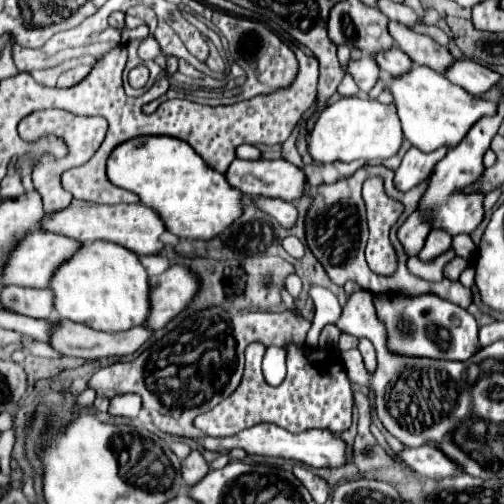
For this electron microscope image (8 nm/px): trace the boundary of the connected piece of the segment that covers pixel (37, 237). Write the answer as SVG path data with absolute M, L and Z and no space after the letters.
M35 230L25 240L21 240L21 244L11 254L11 258L7 262L7 268L1 276L1 284L5 284L5 286L17 284L17 286L29 286L29 288L47 288L49 280L53 278L53 272L61 264L65 264L65 260L71 260L73 254L77 252L77 248L81 248L81 246L83 244L77 244L77 240L69 240L67 236L57 236L53 232Z

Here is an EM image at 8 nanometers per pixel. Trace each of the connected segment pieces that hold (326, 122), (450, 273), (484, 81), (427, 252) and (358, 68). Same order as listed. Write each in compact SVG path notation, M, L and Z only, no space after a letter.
M357 96L341 98L339 102L329 104L327 110L321 112L311 138L307 140L311 158L321 164L331 164L335 160L381 162L393 158L403 146L401 122L397 120L395 108L397 106L393 102L381 104L379 100L361 100Z
M455 256L455 258L445 266L445 276L447 276L447 278L451 278L451 280L457 280L457 278L459 278L459 274L465 270L465 266L467 266L467 260L463 260L463 258Z
M457 60L445 74L453 84L459 84L469 94L485 94L503 78L491 68L485 68L473 60Z
M431 230L427 240L425 240L423 250L419 252L419 260L431 262L437 256L441 256L443 252L447 252L449 248L451 248L451 236L447 232L441 232L441 230Z
M363 56L361 60L351 60L349 62L349 74L355 78L357 86L363 92L371 92L373 84L377 84L381 70L377 68L377 62L373 58Z

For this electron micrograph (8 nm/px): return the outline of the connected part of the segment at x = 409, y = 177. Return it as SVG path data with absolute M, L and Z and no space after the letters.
M409 148L407 154L403 156L401 166L395 170L395 178L393 178L395 188L399 192L407 192L417 184L421 184L445 154L447 154L447 148L439 148L437 152L431 152L431 154L425 154L417 148Z

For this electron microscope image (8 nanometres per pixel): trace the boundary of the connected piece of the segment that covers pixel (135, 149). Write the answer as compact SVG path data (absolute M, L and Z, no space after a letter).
M141 136L123 142L107 160L107 176L115 186L135 192L141 204L155 208L167 230L179 238L219 236L243 212L243 194L229 186L225 174L209 168L187 142L173 136Z

